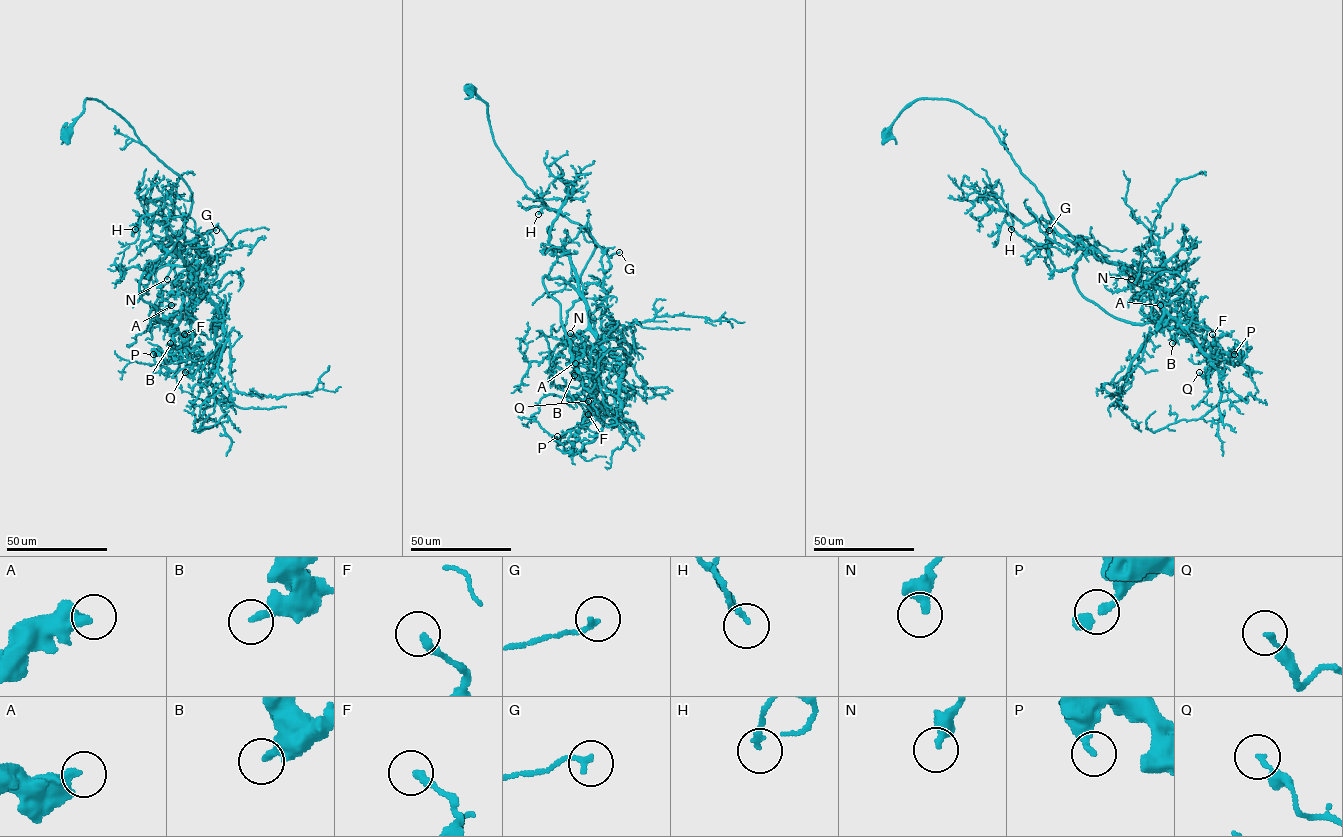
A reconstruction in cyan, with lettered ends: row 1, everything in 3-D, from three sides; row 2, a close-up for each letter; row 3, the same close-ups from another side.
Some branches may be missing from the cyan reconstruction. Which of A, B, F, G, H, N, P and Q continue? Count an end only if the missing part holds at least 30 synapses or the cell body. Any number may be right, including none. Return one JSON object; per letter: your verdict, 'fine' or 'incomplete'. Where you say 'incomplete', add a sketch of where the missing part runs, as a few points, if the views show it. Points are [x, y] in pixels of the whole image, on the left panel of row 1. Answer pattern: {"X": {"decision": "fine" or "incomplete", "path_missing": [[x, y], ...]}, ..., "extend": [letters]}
{"A": {"decision": "fine"}, "B": {"decision": "fine"}, "F": {"decision": "fine"}, "G": {"decision": "fine"}, "H": {"decision": "fine"}, "N": {"decision": "fine"}, "P": {"decision": "fine"}, "Q": {"decision": "fine"}, "extend": []}

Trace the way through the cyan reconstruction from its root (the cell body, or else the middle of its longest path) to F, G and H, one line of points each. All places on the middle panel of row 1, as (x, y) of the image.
F: (469, 89), (486, 103), (510, 167), (595, 241), (583, 295), (590, 329), (622, 374), (620, 408), (588, 414)
G: (469, 89), (486, 103), (494, 143), (525, 185), (594, 240), (580, 279), (590, 313), (619, 252)
H: (469, 89), (525, 185), (594, 240), (582, 294), (570, 258), (549, 243), (558, 211), (538, 214)

